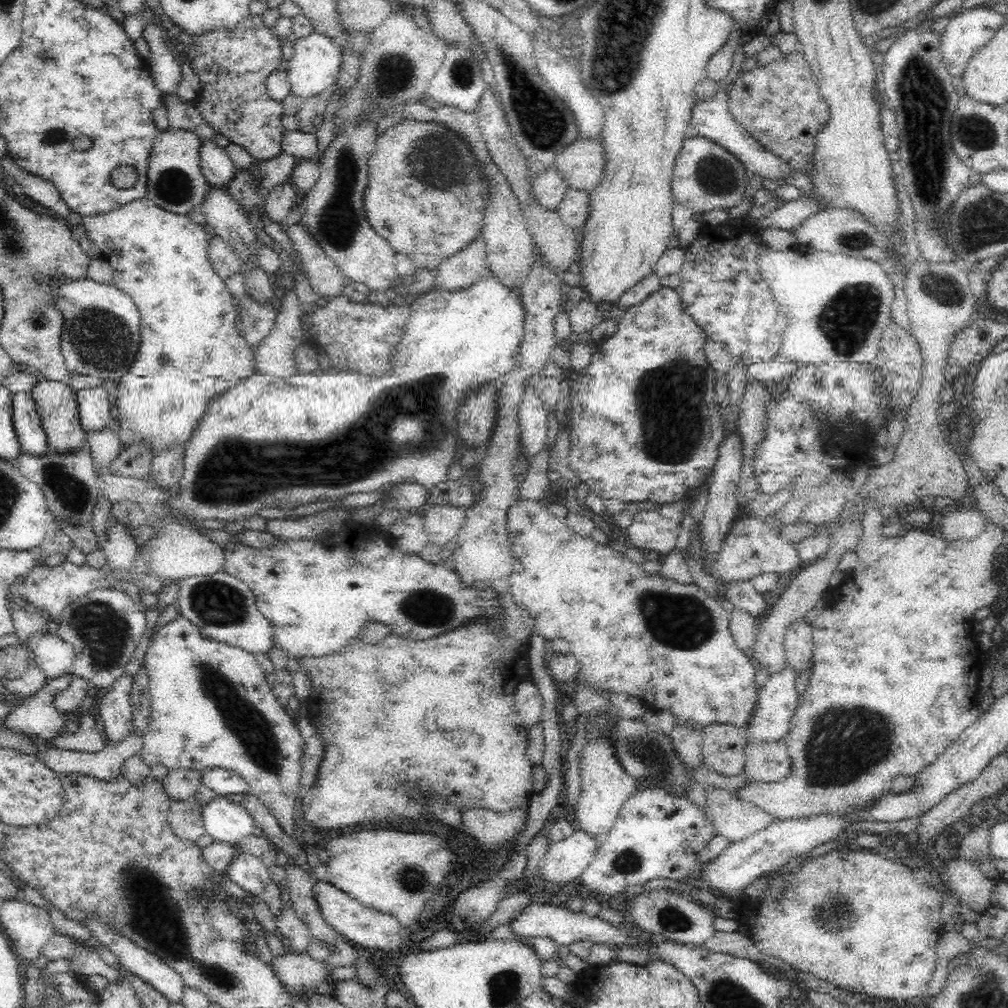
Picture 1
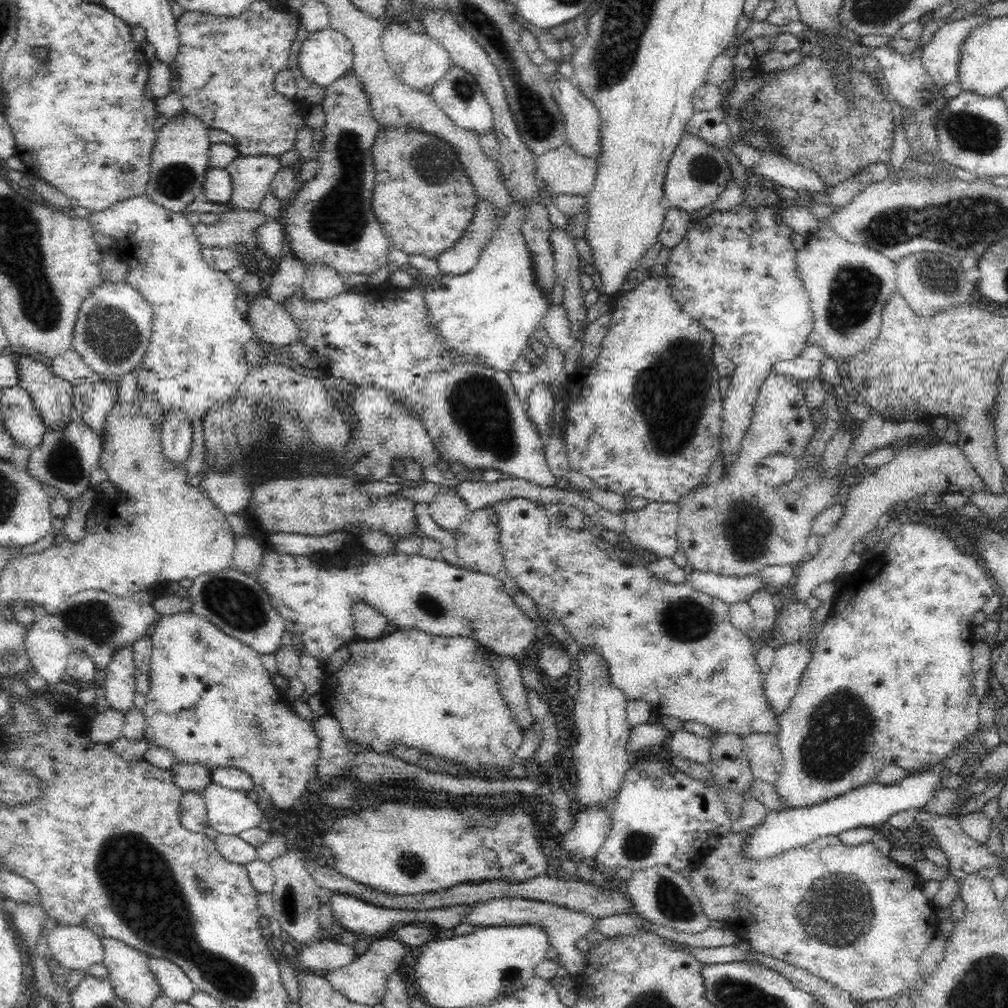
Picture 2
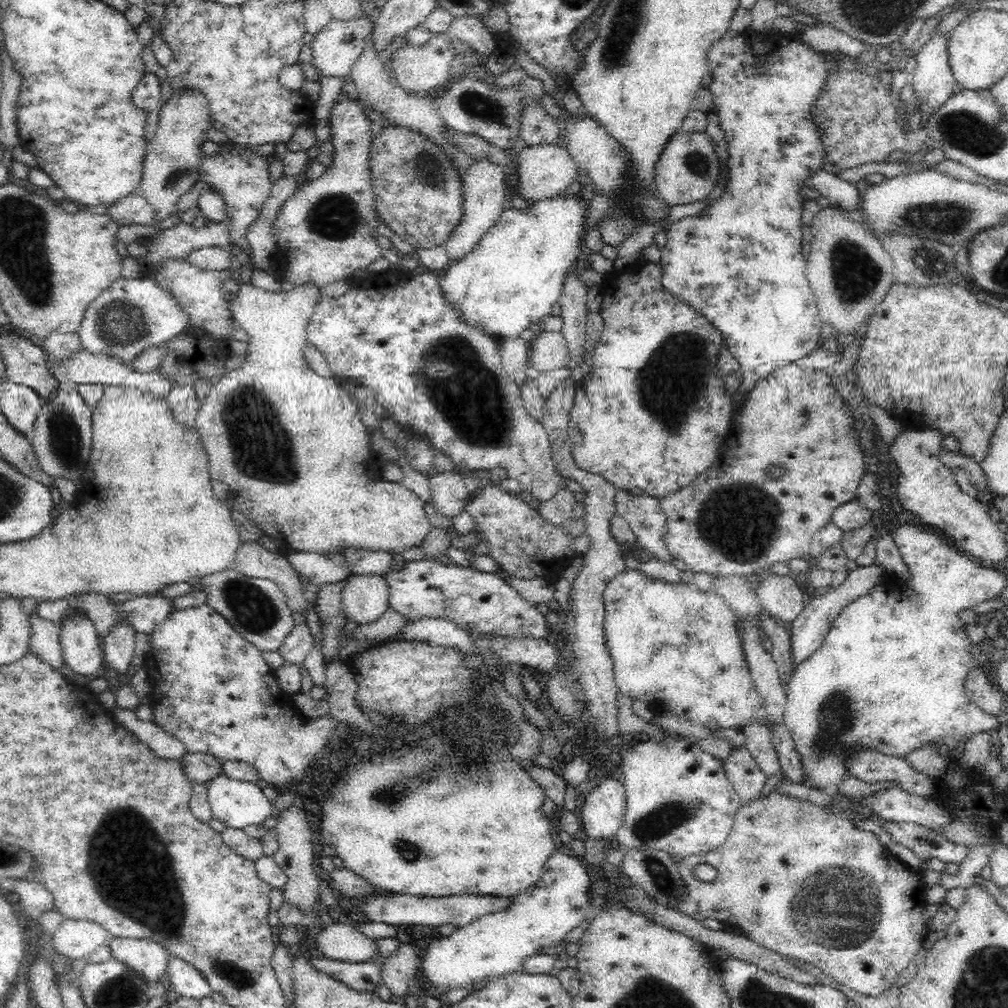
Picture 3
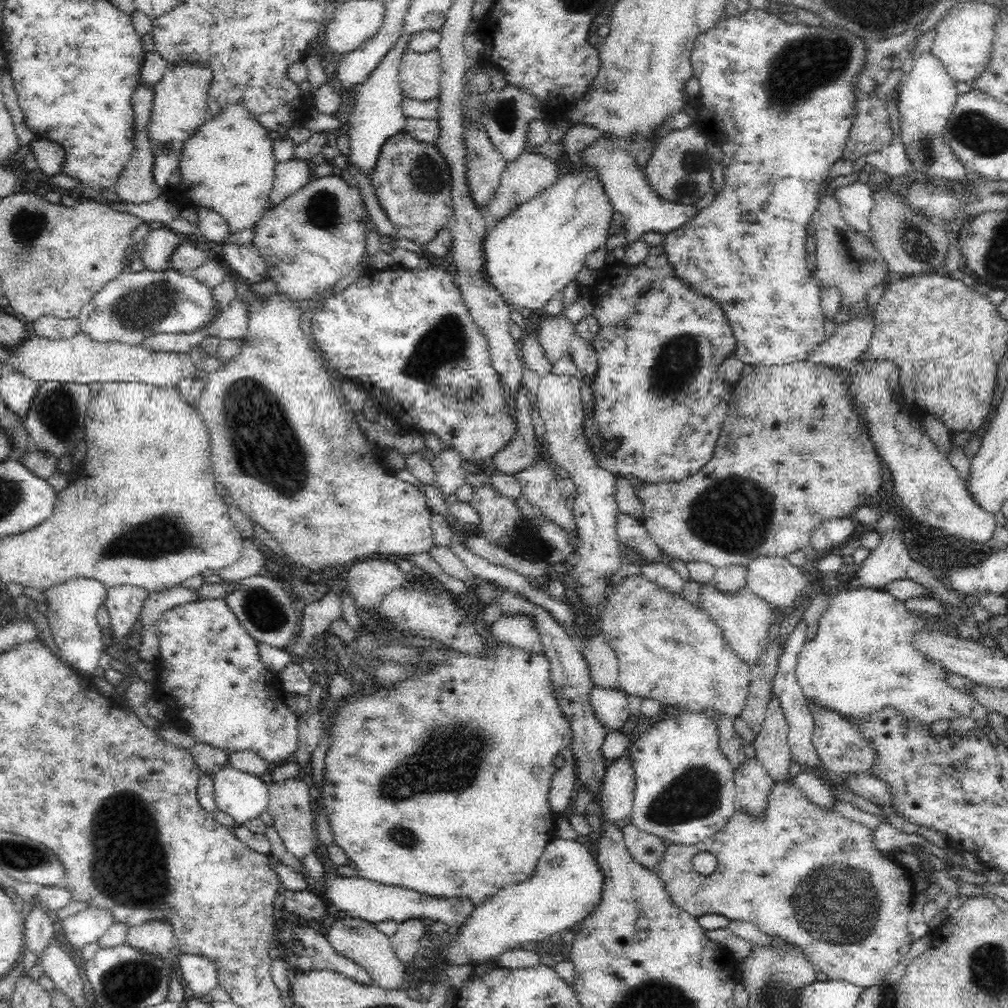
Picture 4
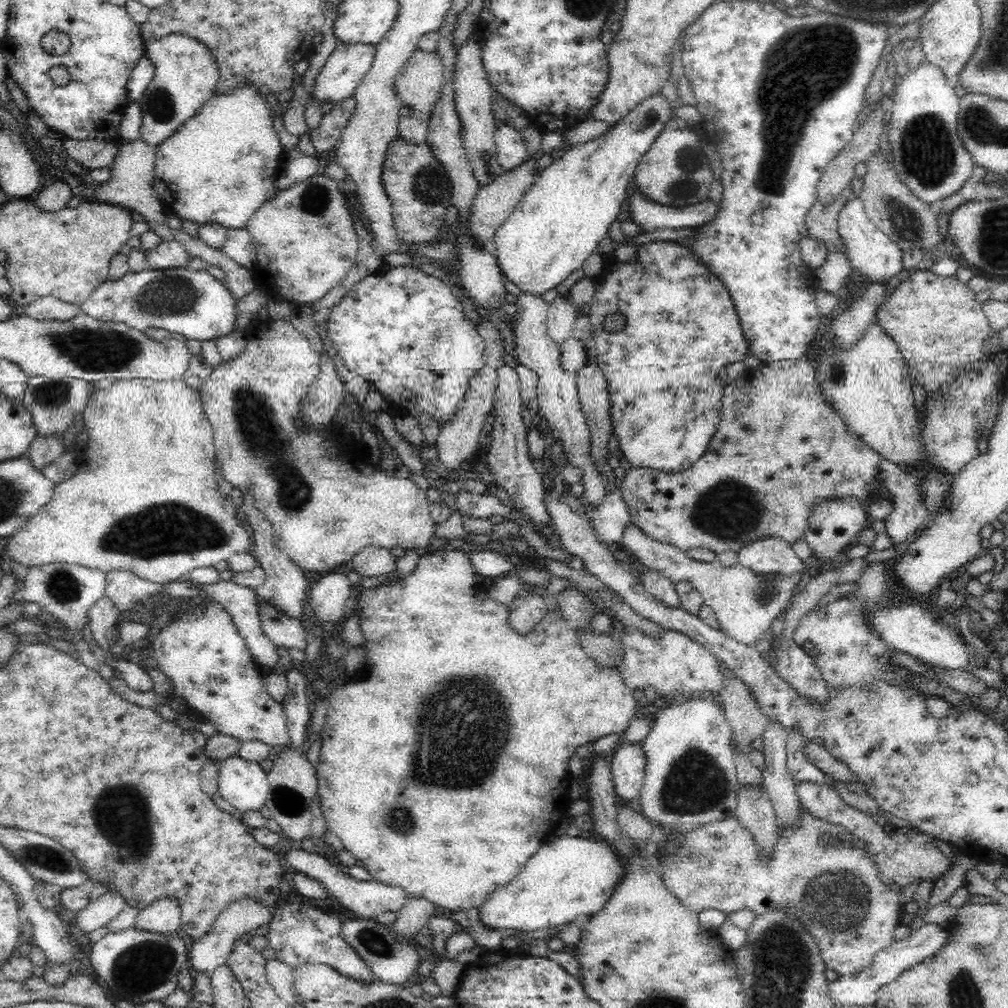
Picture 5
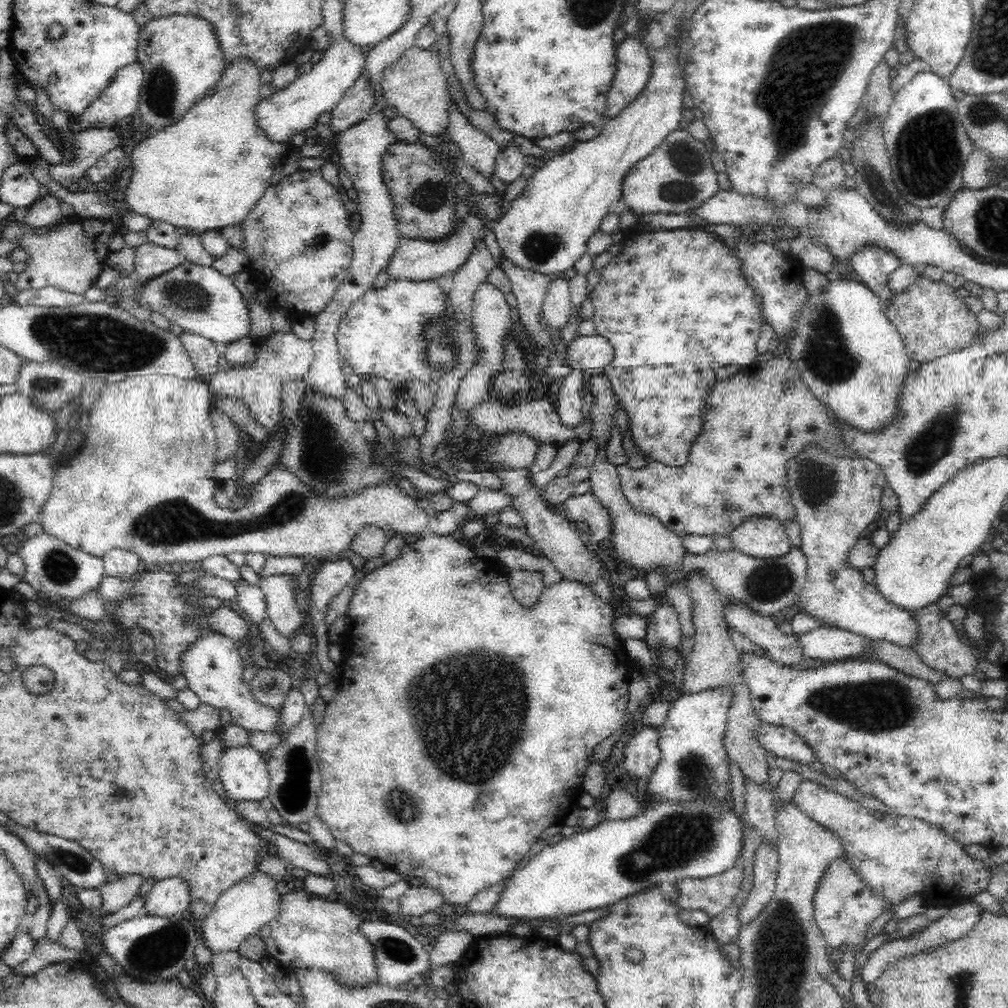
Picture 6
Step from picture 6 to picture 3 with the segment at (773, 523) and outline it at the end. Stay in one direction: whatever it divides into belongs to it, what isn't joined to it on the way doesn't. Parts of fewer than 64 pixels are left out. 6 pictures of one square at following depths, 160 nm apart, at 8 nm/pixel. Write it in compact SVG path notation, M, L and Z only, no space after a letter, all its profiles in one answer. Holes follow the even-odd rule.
M766 575L760 582L755 595L763 610L781 624L791 624L804 610L807 598L798 586L798 578Z

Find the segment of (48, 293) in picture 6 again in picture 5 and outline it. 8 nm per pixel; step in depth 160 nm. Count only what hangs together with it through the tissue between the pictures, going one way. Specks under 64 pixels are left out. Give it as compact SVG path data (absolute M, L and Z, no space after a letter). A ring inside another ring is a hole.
M52 296L36 299L25 306L25 314L36 321L68 322L80 313L79 306L64 303Z

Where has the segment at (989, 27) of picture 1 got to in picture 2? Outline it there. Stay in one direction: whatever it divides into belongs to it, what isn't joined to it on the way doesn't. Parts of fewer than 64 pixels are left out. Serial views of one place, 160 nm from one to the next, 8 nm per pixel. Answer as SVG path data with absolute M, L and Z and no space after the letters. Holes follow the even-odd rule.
M972 15L948 22L934 33L921 55L922 64L934 82L946 86L957 80L961 46L972 30L990 20L987 15Z

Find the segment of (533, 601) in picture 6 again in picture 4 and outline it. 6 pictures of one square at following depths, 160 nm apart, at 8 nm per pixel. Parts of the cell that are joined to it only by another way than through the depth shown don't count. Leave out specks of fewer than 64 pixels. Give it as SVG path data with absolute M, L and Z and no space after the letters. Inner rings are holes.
M524 615L501 616L488 629L498 647L508 645L514 649L522 649L522 651L526 651L526 654L544 655L543 642L534 628L534 621L530 621L530 617Z

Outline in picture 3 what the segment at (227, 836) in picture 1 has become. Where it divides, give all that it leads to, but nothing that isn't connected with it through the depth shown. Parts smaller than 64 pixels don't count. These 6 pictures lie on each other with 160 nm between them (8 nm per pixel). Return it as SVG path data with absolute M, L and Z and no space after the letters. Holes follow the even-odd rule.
M221 772L212 780L205 782L205 787L212 816L227 828L243 830L248 826L271 823L275 802L268 801L258 786L249 782L232 780Z

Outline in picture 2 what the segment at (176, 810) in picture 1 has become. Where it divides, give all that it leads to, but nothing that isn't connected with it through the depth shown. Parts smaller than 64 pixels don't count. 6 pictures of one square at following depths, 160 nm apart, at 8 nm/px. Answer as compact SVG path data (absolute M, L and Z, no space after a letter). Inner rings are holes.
M201 792L183 793L178 806L178 821L185 830L195 834L209 827L206 803Z

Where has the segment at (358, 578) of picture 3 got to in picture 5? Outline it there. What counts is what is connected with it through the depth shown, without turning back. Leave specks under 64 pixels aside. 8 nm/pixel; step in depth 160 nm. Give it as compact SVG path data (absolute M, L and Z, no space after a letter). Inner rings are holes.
M366 547L359 550L352 558L352 568L362 578L385 577L396 572L396 561L388 549Z

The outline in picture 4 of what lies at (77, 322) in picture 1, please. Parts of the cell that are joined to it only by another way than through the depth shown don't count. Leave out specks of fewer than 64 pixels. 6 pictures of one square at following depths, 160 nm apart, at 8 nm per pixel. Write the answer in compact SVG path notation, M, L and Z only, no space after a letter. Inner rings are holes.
M173 269L164 272L128 270L108 282L82 307L78 324L80 331L88 335L93 342L120 342L128 346L140 346L145 338L155 334L188 334L202 329L216 314L212 304L214 301L210 289Z

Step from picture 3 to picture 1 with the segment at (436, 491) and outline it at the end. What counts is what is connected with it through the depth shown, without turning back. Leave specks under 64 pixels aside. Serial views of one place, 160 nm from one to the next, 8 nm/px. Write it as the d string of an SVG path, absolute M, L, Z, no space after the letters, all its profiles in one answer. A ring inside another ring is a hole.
M436 505L425 514L424 530L431 544L443 548L454 542L465 520L465 508L452 505Z

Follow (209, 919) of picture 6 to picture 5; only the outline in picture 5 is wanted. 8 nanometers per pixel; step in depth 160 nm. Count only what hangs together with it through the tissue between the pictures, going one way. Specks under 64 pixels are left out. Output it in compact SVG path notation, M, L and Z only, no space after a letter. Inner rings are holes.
M254 899L234 901L218 916L210 932L204 935L204 938L192 943L190 951L187 953L189 969L192 973L204 972L208 974L208 976L211 976L219 966L225 964L228 956L230 956L230 952L232 952L232 944L234 944L234 940L236 940L238 936L250 932L250 930L257 926L268 923L272 917L273 910L260 905L260 903L256 903Z

